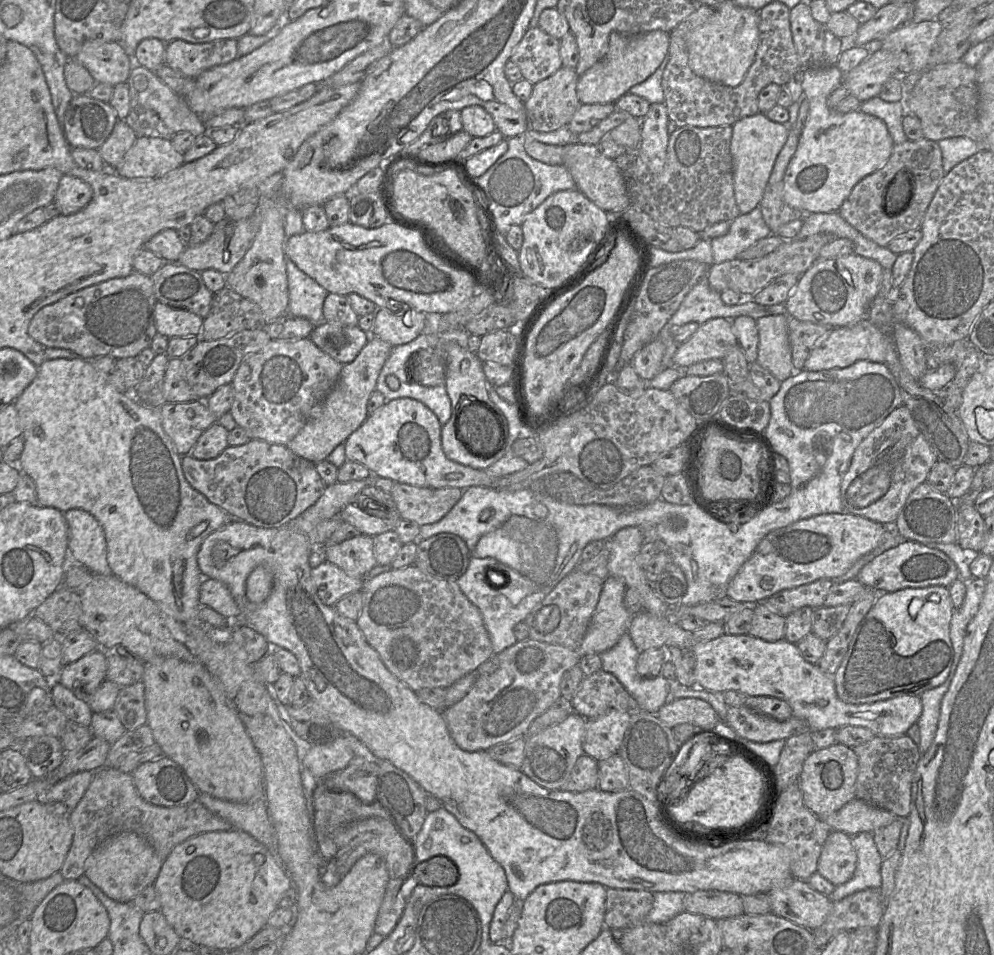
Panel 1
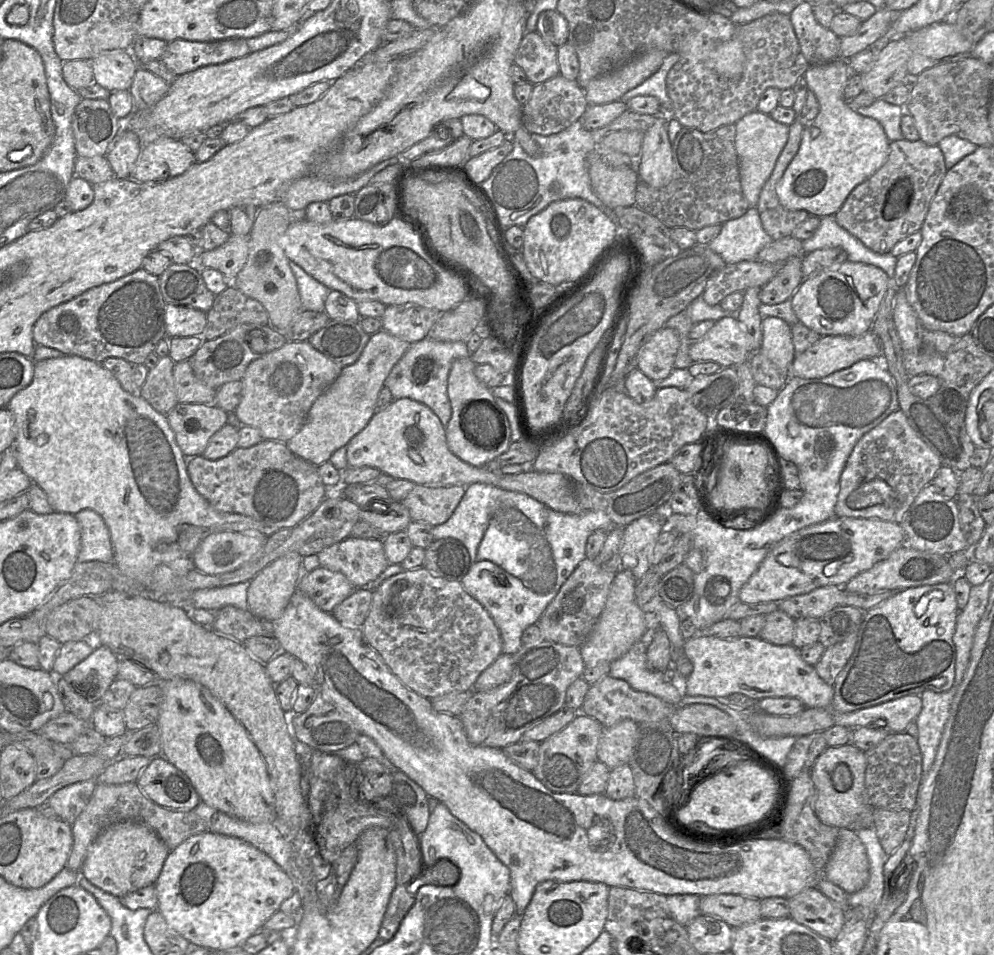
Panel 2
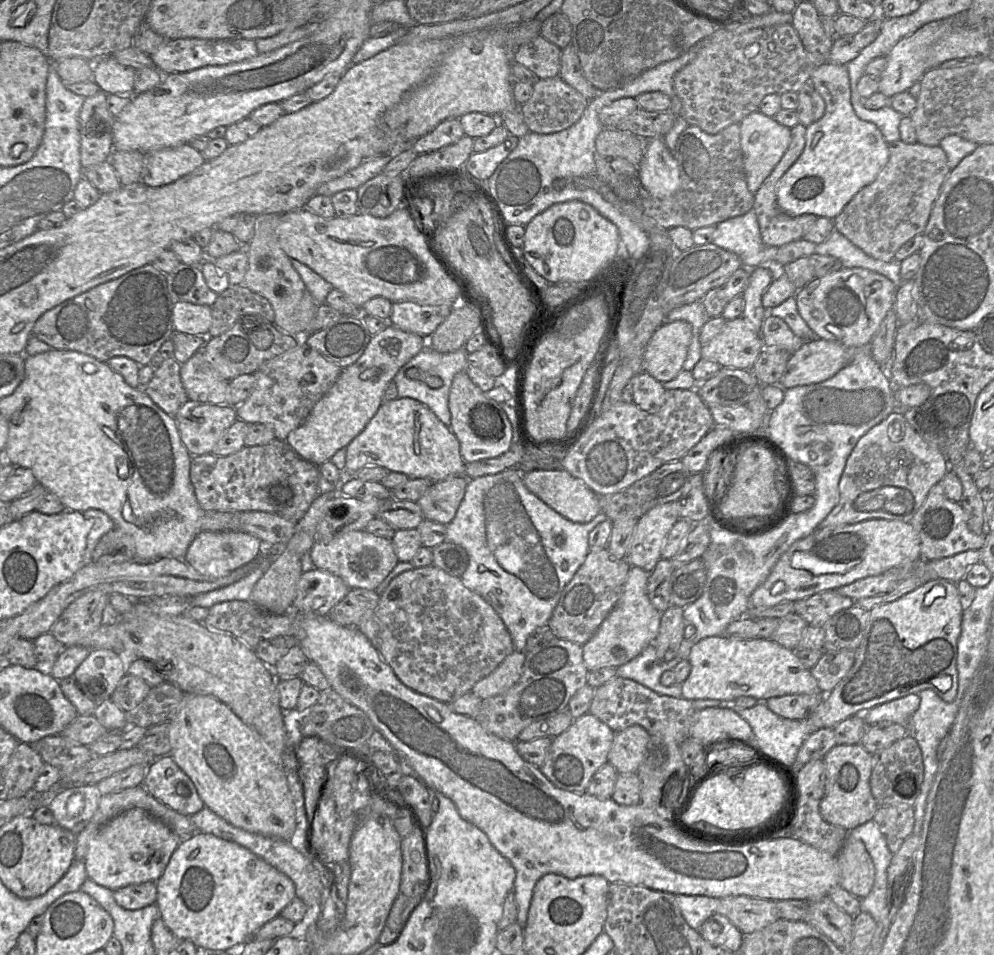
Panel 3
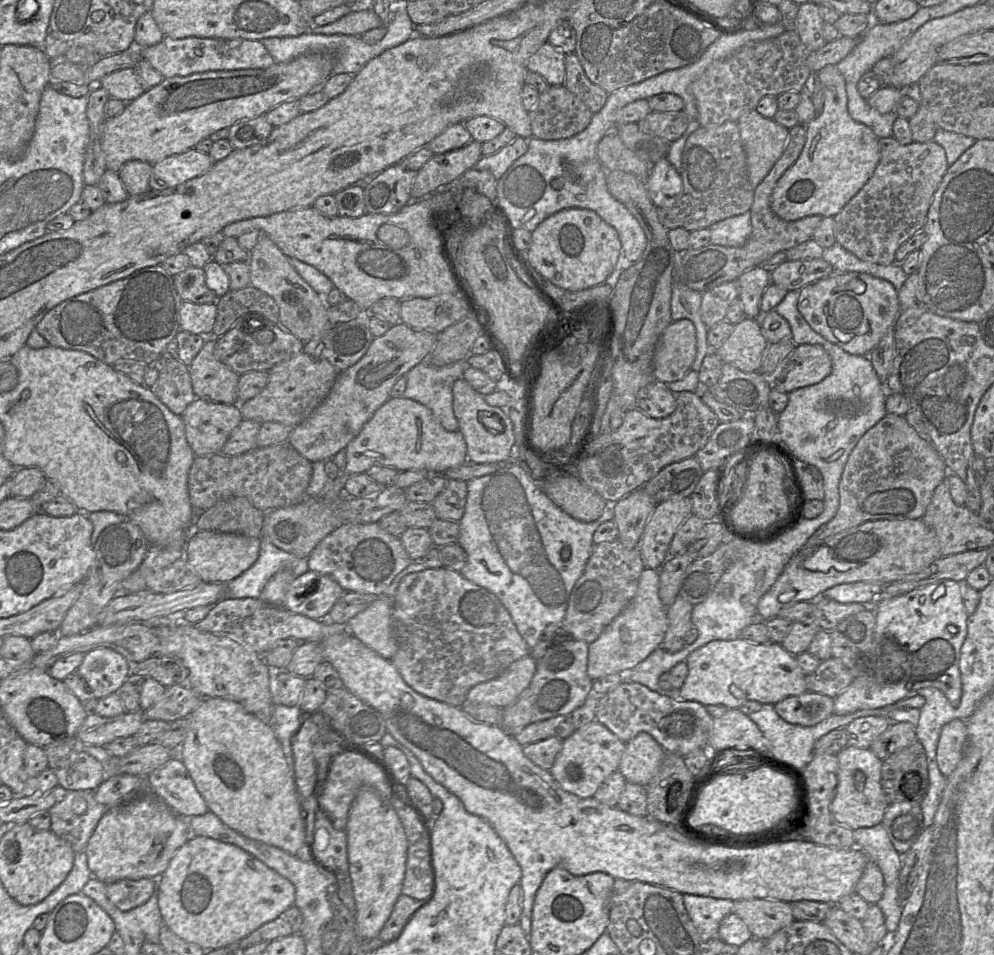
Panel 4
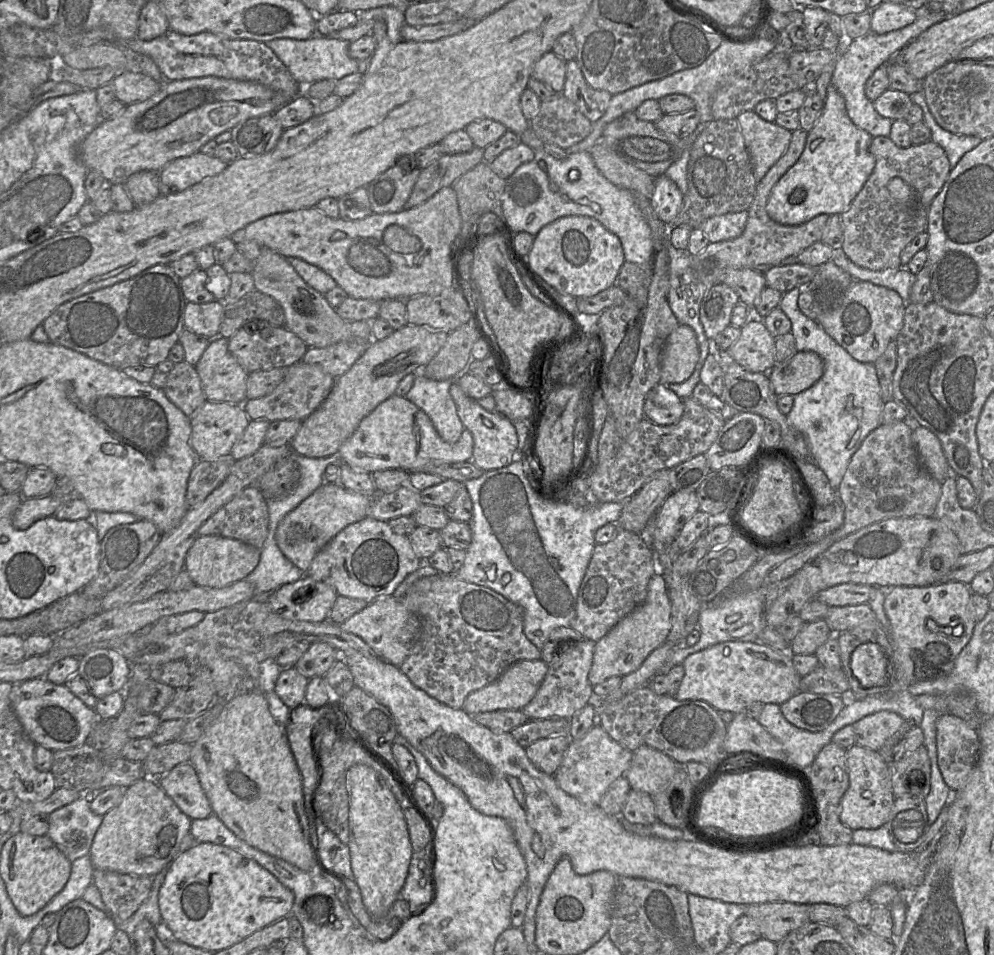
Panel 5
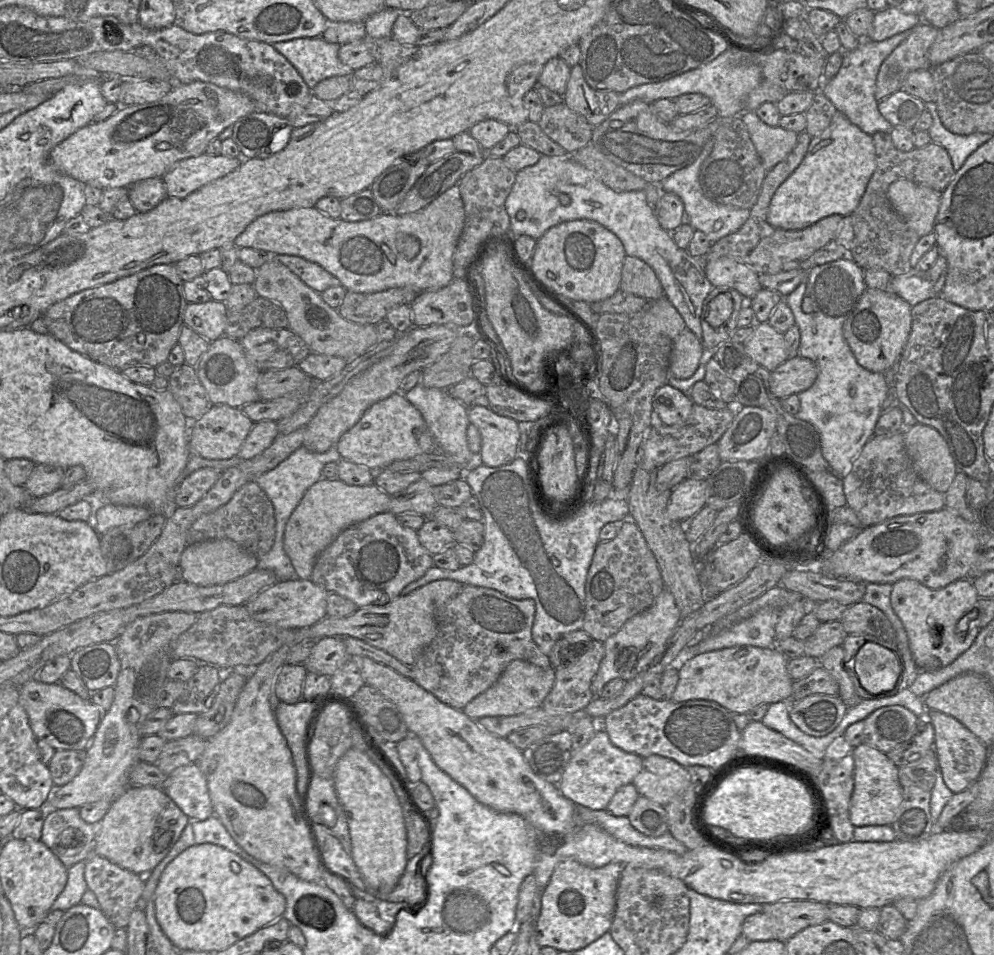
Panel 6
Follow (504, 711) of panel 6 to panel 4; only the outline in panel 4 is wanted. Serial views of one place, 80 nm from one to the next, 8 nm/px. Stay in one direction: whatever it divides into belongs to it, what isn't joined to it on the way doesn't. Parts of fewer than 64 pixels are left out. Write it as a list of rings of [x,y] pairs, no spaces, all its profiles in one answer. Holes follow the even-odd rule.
[[[525,656],[507,667],[500,675],[472,687],[466,696],[470,703],[505,708],[513,704],[529,686],[536,671],[536,660]]]

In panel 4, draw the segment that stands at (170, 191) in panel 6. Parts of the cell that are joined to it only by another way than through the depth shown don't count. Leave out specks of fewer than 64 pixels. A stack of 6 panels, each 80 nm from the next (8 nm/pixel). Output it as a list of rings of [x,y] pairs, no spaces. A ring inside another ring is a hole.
[[[194,148],[181,154],[169,156],[152,166],[149,180],[151,191],[164,191],[176,187],[207,172],[214,161]]]

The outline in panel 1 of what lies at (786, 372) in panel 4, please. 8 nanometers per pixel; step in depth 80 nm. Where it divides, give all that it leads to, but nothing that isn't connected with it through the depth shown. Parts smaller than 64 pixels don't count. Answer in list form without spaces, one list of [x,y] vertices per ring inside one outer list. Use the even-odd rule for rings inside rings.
[[[867,318],[851,326],[834,328],[825,339],[812,349],[803,369],[816,372],[845,368],[859,360],[885,363],[886,355],[891,348],[891,338],[893,338],[891,335],[884,334]]]

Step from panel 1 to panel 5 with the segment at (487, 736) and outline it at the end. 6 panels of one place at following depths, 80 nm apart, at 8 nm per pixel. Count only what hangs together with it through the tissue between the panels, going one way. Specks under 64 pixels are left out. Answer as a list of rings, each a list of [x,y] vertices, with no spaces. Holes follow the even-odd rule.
[[[583,639],[558,653],[547,664],[547,673],[535,696],[522,709],[529,720],[568,718],[594,700],[593,686],[588,680],[595,642]]]

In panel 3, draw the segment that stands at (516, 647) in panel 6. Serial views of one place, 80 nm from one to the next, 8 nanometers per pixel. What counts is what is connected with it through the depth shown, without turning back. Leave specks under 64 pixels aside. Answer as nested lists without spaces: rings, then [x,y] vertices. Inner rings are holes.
[[[432,565],[395,577],[380,595],[374,614],[380,627],[376,649],[383,660],[405,686],[441,702],[451,703],[470,692],[478,681],[515,651],[510,633],[493,607],[465,587],[461,578]]]

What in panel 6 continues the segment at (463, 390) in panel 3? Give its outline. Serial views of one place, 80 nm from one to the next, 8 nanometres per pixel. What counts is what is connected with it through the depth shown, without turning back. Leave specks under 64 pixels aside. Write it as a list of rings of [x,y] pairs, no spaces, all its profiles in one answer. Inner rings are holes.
[[[467,407],[469,423],[476,426],[481,435],[477,463],[499,467],[519,457],[520,425],[517,421],[497,415],[489,408]]]

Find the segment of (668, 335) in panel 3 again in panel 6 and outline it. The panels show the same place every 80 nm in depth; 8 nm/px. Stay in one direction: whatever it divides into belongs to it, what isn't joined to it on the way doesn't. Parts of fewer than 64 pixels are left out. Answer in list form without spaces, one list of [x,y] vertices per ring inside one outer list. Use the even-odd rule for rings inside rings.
[[[686,327],[674,340],[670,354],[669,374],[677,379],[690,378],[704,357],[704,346]]]

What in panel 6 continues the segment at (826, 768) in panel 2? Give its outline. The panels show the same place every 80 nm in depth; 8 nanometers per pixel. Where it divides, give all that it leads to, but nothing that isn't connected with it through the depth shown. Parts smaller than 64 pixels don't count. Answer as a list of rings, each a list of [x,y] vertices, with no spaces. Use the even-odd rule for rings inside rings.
[[[861,743],[853,749],[854,789],[850,799],[849,816],[854,827],[891,825],[902,802],[903,787],[896,766],[885,753]]]

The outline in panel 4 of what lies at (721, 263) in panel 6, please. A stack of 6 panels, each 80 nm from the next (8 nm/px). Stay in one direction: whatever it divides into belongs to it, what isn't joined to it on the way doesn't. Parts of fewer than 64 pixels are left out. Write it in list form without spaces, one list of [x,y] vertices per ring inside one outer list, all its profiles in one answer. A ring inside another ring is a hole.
[[[759,266],[752,267],[736,281],[739,287],[738,298],[742,302],[745,317],[760,319],[760,301],[764,290],[771,283],[770,272]]]

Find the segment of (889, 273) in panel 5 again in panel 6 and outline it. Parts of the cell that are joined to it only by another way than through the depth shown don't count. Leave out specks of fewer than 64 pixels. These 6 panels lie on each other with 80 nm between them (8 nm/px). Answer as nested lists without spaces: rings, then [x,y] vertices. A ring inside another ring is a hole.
[[[909,273],[892,276],[891,292],[887,293],[898,295],[911,307],[939,295],[930,281]]]

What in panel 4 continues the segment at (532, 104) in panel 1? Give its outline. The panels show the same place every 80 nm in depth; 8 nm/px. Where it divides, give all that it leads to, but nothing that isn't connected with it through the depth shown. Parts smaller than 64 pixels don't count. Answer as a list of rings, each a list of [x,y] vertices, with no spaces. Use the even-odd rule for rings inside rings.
[[[563,85],[549,86],[539,93],[538,102],[528,114],[532,136],[541,140],[571,138],[589,125],[593,115],[589,108]]]

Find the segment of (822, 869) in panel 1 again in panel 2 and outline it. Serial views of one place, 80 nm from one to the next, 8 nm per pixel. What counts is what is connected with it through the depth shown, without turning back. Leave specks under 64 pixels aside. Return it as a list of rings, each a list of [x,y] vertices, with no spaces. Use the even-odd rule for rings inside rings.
[[[839,829],[836,845],[822,875],[848,894],[866,886],[870,876],[869,860],[866,848],[855,830]]]

